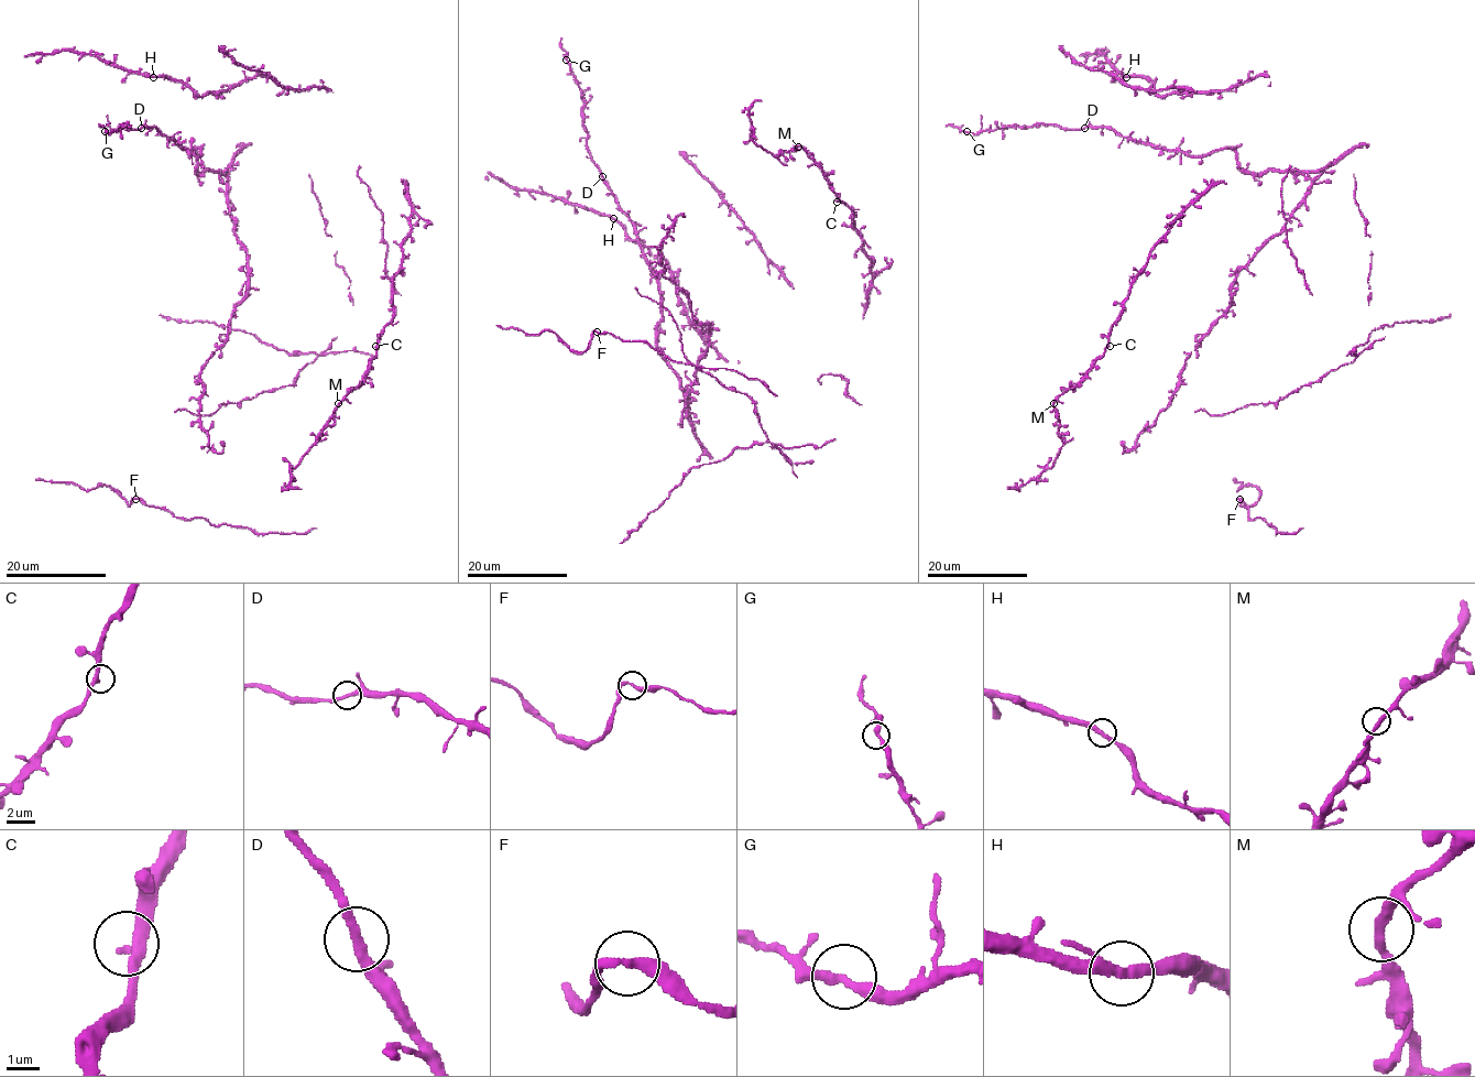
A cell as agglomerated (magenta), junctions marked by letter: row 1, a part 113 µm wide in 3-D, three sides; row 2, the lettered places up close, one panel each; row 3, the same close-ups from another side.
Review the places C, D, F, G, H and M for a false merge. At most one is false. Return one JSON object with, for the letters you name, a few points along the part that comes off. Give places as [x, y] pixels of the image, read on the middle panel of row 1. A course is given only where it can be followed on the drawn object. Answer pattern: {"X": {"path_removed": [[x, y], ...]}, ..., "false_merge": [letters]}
{"false_merge": []}

